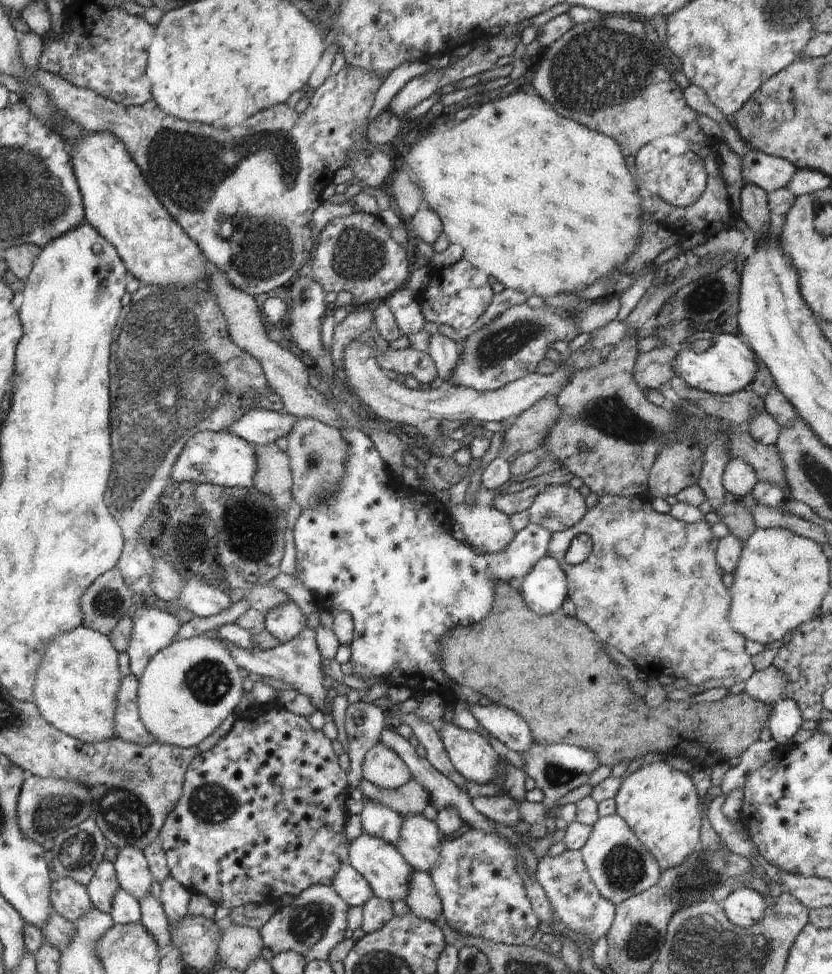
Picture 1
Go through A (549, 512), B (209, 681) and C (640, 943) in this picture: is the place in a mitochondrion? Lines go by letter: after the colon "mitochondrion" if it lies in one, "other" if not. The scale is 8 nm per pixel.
A: mitochondrion
B: mitochondrion
C: mitochondrion

